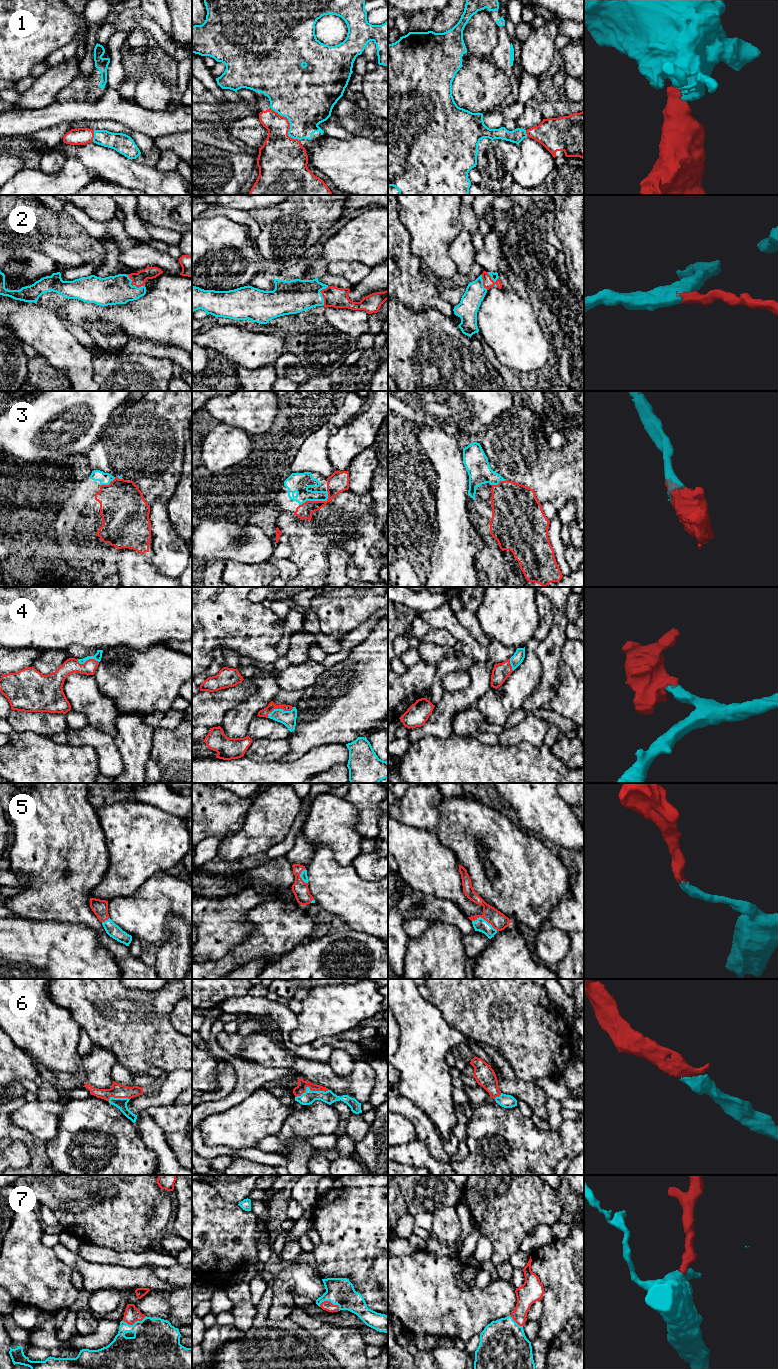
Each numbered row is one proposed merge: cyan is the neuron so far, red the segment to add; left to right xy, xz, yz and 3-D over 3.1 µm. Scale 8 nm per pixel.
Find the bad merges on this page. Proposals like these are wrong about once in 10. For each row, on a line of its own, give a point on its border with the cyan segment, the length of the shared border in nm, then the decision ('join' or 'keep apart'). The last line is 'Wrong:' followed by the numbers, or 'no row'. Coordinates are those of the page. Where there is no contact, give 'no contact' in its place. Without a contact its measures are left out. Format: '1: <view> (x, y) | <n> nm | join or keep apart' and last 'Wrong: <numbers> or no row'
1: xz (290, 125) | 340 nm | join
2: xy (131, 285) | 180 nm | join
3: xz (316, 500) | 260 nm | join
4: xz (279, 709) | 240 nm | join
5: yz (485, 920) | 220 nm | join
6: xz (309, 1089) | 280 nm | join
7: xz (331, 1302) | 180 nm | join
Wrong: no row

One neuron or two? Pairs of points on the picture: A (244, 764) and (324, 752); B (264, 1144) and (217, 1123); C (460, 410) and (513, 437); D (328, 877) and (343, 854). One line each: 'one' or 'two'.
A: one
B: two
C: two
D: two

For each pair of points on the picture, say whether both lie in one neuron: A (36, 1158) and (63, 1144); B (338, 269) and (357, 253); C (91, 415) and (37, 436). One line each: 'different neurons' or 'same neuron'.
A: different neurons
B: different neurons
C: same neuron

